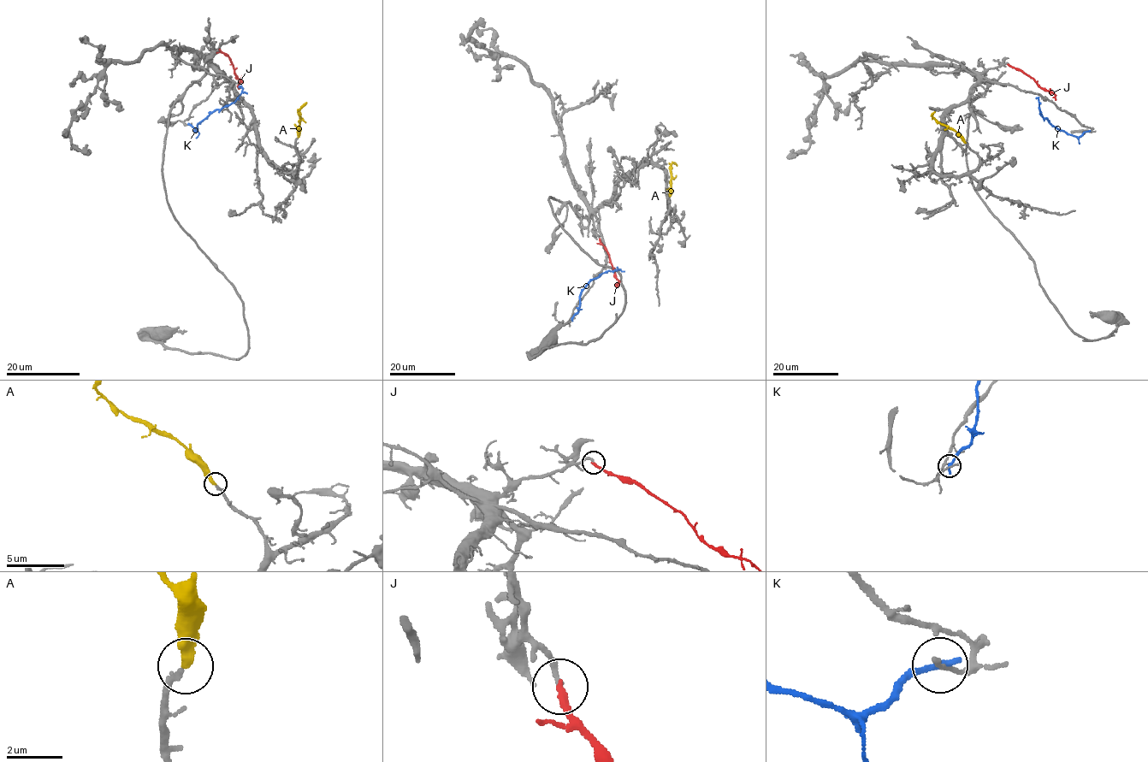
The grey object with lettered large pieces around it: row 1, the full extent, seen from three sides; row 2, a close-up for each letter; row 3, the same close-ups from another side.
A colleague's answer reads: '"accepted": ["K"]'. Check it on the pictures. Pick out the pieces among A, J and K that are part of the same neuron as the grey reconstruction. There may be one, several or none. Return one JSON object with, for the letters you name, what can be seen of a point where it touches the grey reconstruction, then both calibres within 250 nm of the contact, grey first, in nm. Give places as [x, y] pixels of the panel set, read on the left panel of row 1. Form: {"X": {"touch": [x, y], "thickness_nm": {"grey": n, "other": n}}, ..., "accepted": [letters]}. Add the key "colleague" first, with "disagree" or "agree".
{"colleague": "disagree", "A": {"touch": [298, 137], "thickness_nm": {"grey": 220, "other": 360}}, "accepted": ["A"]}

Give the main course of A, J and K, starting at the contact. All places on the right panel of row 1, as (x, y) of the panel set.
A: (966, 142), (954, 130), (939, 124), (933, 118), (934, 111)
J: (1008, 64), (1052, 92), (1056, 100)
K: (1087, 131), (1078, 137), (1056, 128), (1040, 114), (1038, 99), (1036, 98)

